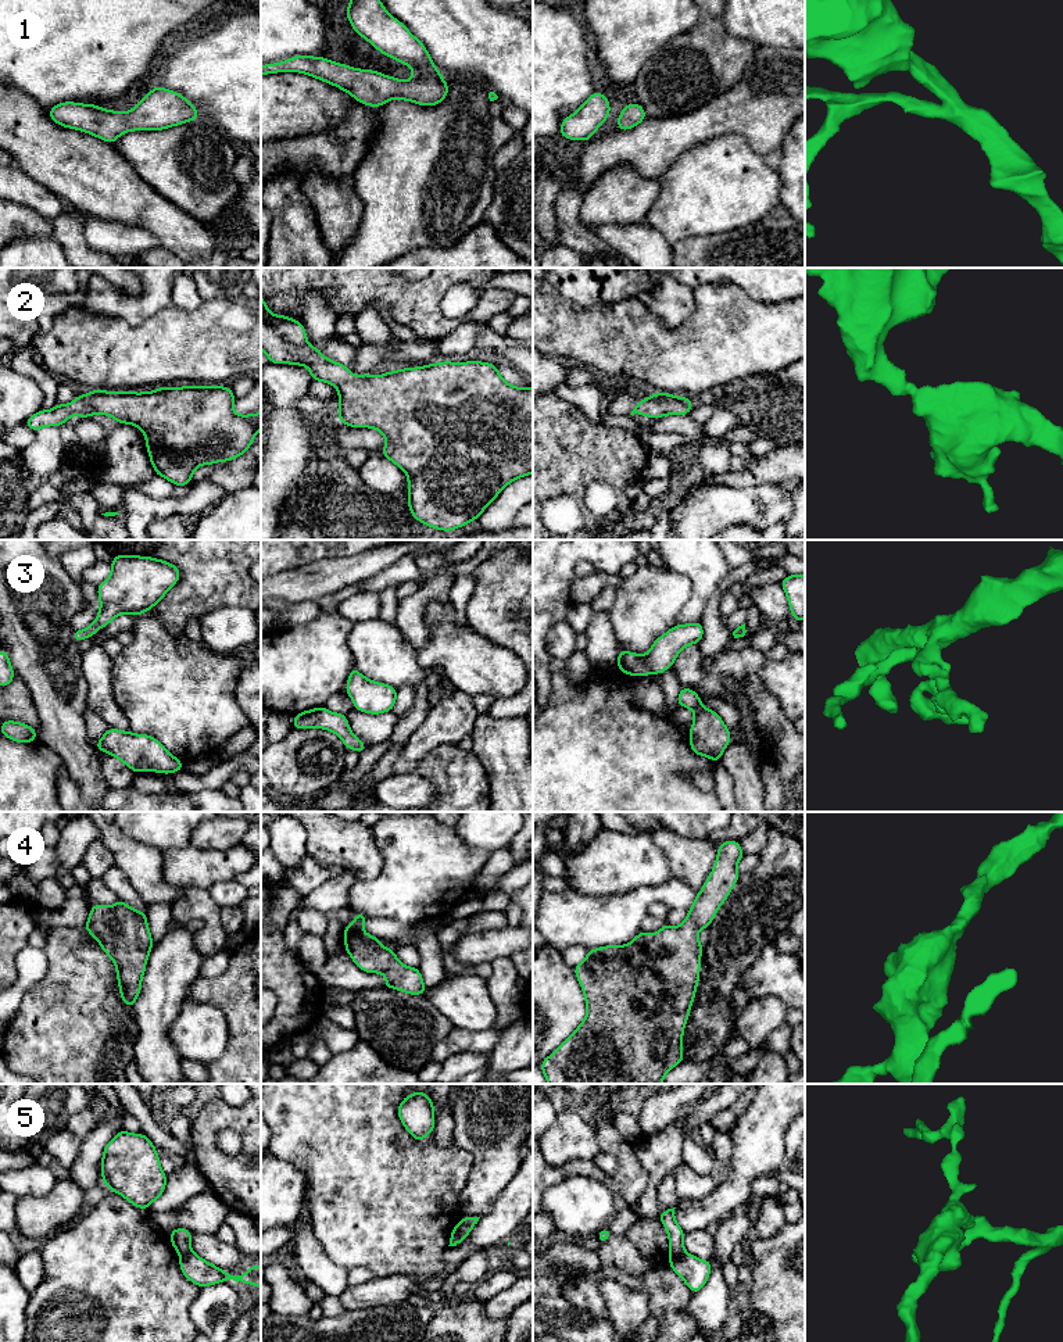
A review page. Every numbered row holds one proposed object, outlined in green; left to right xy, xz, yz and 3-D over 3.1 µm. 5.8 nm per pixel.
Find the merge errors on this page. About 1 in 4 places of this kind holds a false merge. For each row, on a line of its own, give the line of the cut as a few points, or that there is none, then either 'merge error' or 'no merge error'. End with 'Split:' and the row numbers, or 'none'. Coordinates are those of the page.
1: cut none; no merge error
2: cut none; no merge error
3: cut none; no merge error
4: cut none; no merge error
5: cut yz (670, 1252), (684, 1253); merge error
Split: 5

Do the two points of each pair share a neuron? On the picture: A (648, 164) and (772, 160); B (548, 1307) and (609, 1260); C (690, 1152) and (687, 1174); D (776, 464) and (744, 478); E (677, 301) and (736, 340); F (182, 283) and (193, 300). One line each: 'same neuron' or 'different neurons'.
A: different neurons
B: different neurons
C: different neurons
D: same neuron
E: different neurons
F: same neuron

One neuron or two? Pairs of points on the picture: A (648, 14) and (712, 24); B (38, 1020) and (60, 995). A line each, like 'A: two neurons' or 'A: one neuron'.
A: two neurons
B: one neuron

